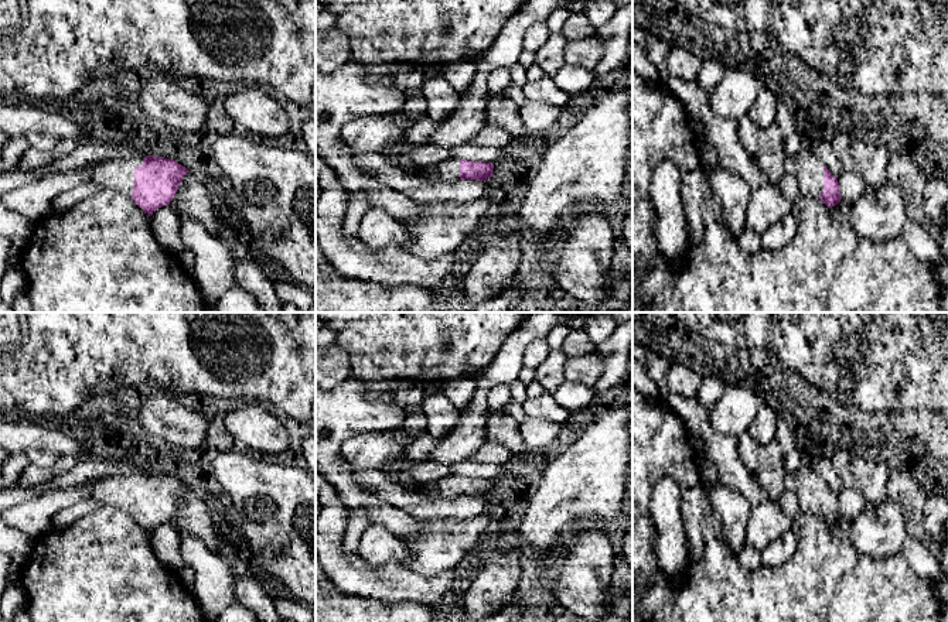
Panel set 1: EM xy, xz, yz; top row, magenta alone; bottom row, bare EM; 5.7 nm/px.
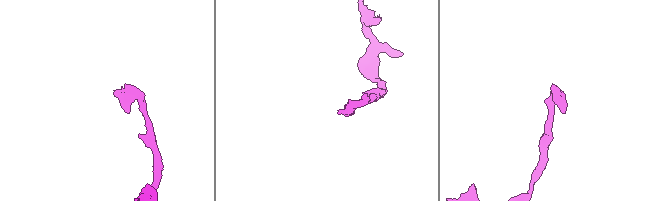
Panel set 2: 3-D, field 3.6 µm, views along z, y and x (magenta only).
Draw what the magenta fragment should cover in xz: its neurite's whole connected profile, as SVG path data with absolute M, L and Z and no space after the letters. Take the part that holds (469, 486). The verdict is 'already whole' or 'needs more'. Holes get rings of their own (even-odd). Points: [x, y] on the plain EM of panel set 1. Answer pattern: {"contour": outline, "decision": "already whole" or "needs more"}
{"contour": "M446 475L440 481L426 483L420 486L424 495L432 498L454 499L457 496L475 496L484 498L491 495L494 489L492 479L485 478L468 478L460 475Z", "decision": "needs more"}

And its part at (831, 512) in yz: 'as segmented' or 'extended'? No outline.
extended

